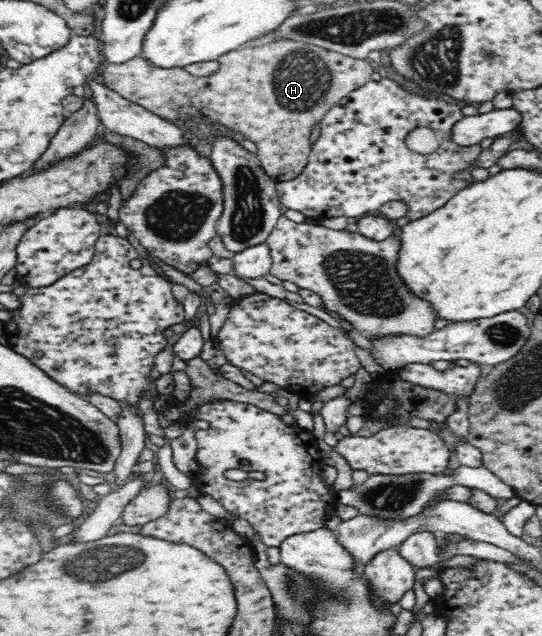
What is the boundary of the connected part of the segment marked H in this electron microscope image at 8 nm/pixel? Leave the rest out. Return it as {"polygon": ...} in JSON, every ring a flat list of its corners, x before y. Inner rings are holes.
{"polygon":[[282,37,258,45,241,47,218,58,218,69,206,78,196,78,185,68,164,69,150,65,146,57,138,55,121,65,108,64,102,72,104,85,121,97,143,106,146,110,169,118,204,118,208,124,224,124,226,128,246,134,256,144,255,155,264,172,276,182,296,178,307,166,311,153,310,130,316,122,336,106,349,92,370,81,376,68,370,60,357,60,342,53,330,52,318,45]]}

